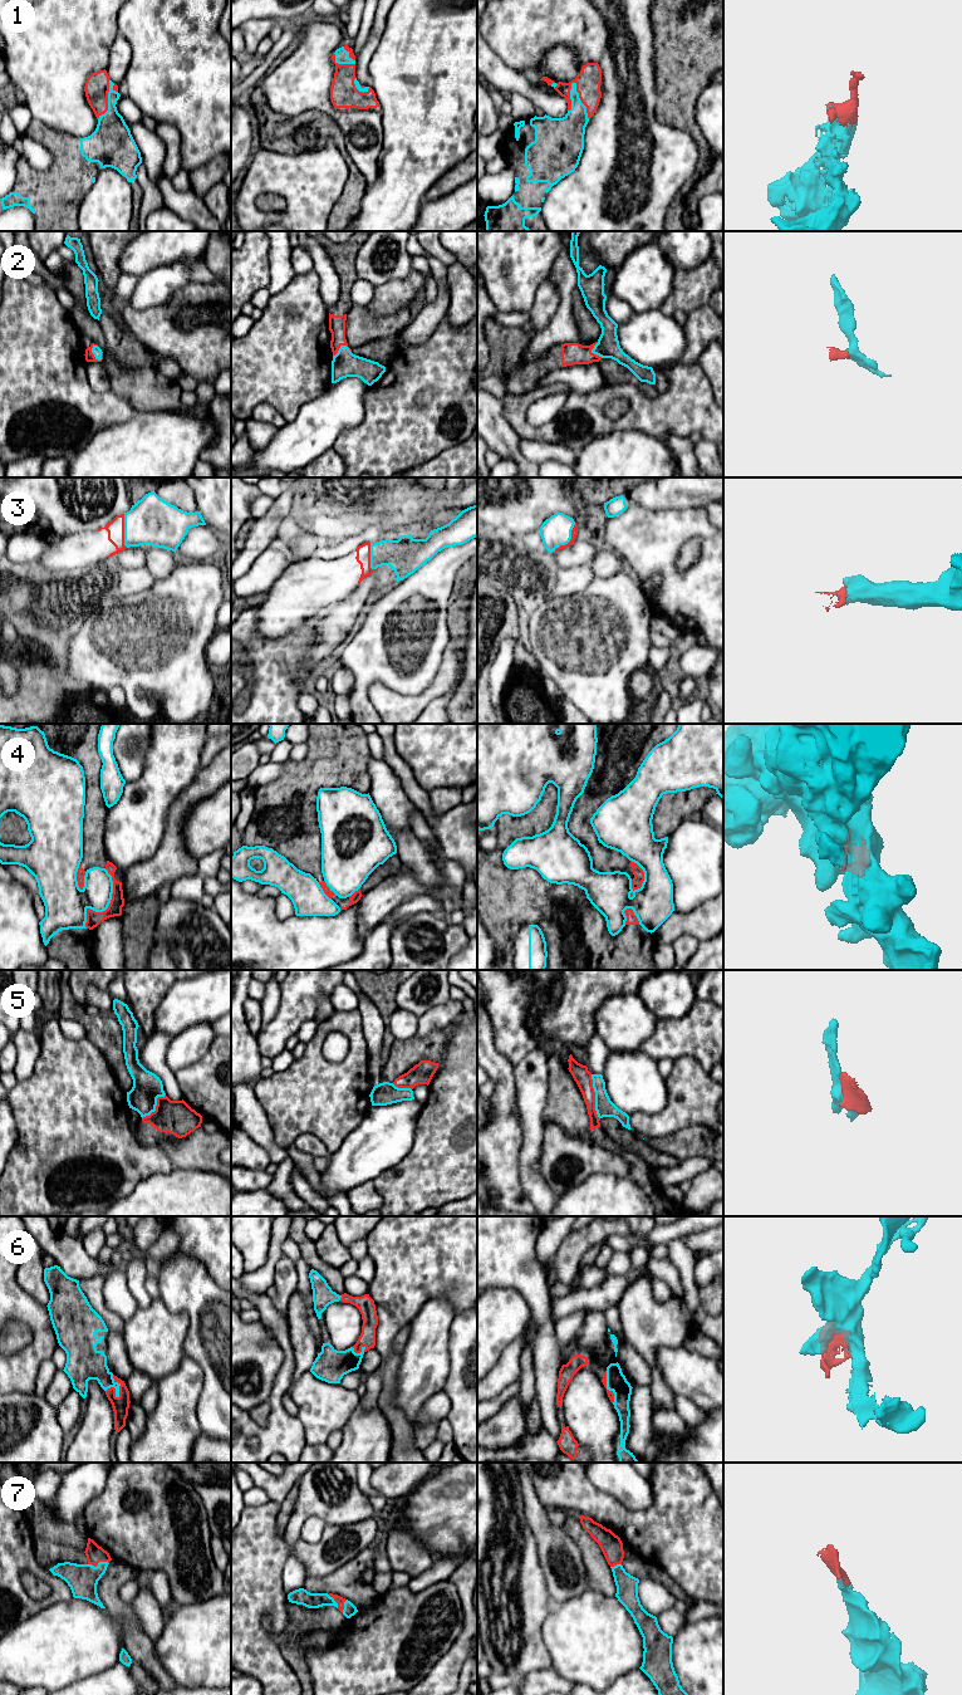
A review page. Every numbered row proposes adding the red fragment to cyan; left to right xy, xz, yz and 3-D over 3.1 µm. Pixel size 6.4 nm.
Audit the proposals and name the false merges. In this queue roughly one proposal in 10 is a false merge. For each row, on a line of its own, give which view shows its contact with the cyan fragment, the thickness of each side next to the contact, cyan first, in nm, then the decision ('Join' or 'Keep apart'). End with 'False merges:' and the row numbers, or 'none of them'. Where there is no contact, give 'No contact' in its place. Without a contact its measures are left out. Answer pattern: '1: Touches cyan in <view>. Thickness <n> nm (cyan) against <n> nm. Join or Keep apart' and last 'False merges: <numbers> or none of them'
1: Touches cyan in yz. Thickness 240 nm (cyan) against 160 nm. Join
2: Touches cyan in xy. Thickness 60 nm (cyan) against 60 nm. Join
3: Touches cyan in yz. Thickness 190 nm (cyan) against 50 nm. Join
4: Touches cyan in xy. Thickness 240 nm (cyan) against 100 nm. Keep apart
5: Touches cyan in yz. Thickness 120 nm (cyan) against 110 nm. Keep apart
6: Touches cyan in xy. Thickness 220 nm (cyan) against 110 nm. Join
7: Touches cyan in xy. Thickness 190 nm (cyan) against 120 nm. Join
False merges: 4, 5

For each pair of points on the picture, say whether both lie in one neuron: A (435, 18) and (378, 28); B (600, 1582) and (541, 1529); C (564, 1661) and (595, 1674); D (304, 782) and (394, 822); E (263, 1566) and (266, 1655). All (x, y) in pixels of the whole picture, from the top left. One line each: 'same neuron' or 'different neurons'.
A: different neurons
B: different neurons
C: same neuron
D: different neurons
E: same neuron

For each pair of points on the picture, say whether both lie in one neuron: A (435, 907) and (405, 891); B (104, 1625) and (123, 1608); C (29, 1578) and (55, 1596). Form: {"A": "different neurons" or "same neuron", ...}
{"A": "different neurons", "B": "different neurons", "C": "different neurons"}

